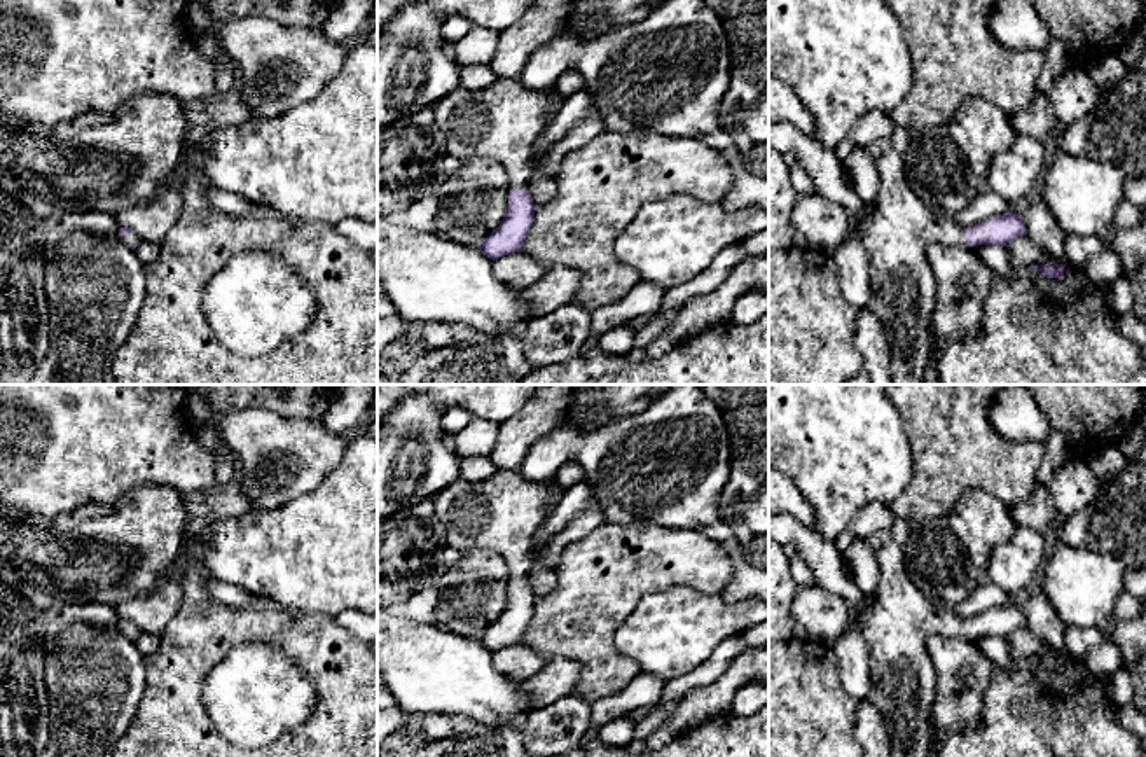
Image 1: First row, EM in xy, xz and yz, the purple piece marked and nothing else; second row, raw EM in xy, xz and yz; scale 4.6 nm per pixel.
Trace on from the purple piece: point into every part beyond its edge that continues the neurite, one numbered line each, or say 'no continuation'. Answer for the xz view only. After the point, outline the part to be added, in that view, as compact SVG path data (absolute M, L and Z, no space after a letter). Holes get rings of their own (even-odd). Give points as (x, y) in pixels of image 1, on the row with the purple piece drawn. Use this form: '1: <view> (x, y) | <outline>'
1: xz (502, 121) | M517 77L498 79L487 87L468 89L459 86L433 105L437 128L445 143L445 154L468 159L494 159L508 175L510 189L526 191L531 178L529 157L535 142L556 117L554 103L563 101L559 93L550 89L526 89Z

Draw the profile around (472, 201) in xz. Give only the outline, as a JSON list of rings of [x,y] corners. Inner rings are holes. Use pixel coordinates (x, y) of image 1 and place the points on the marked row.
[[[468,159],[437,192],[433,233],[479,247],[508,212],[510,180],[494,159]]]

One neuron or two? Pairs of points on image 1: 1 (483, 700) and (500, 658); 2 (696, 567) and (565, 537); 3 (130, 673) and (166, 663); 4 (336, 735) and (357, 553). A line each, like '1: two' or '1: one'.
1: two
2: two
3: two
4: two

